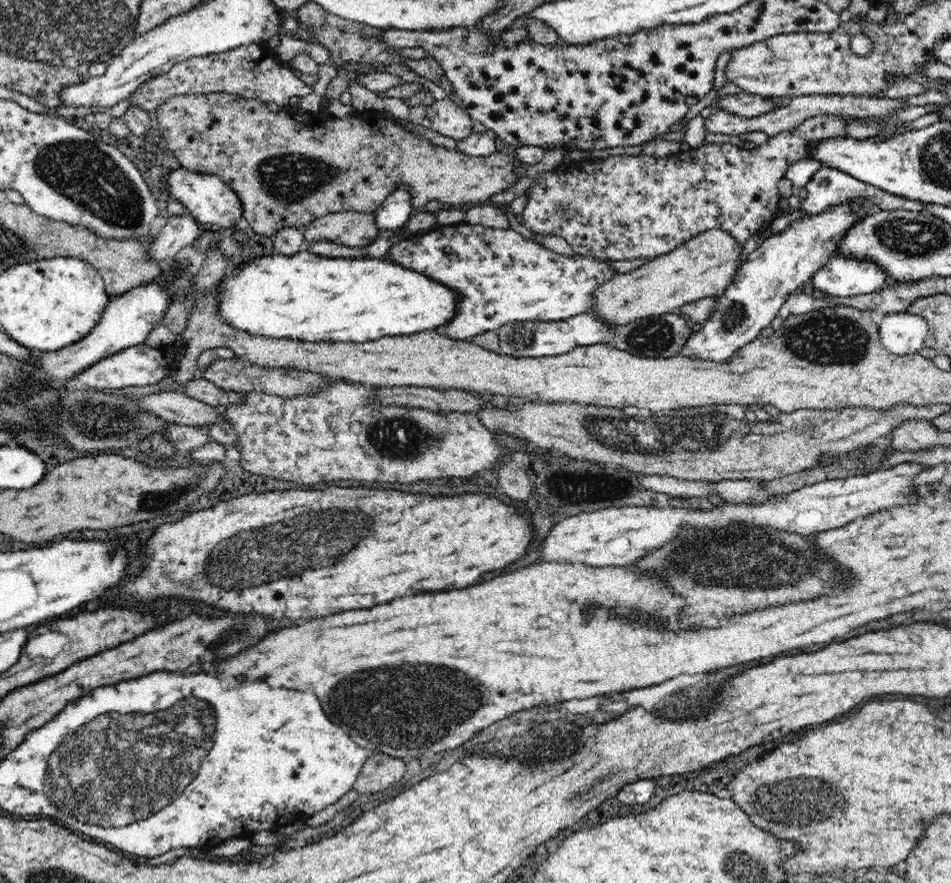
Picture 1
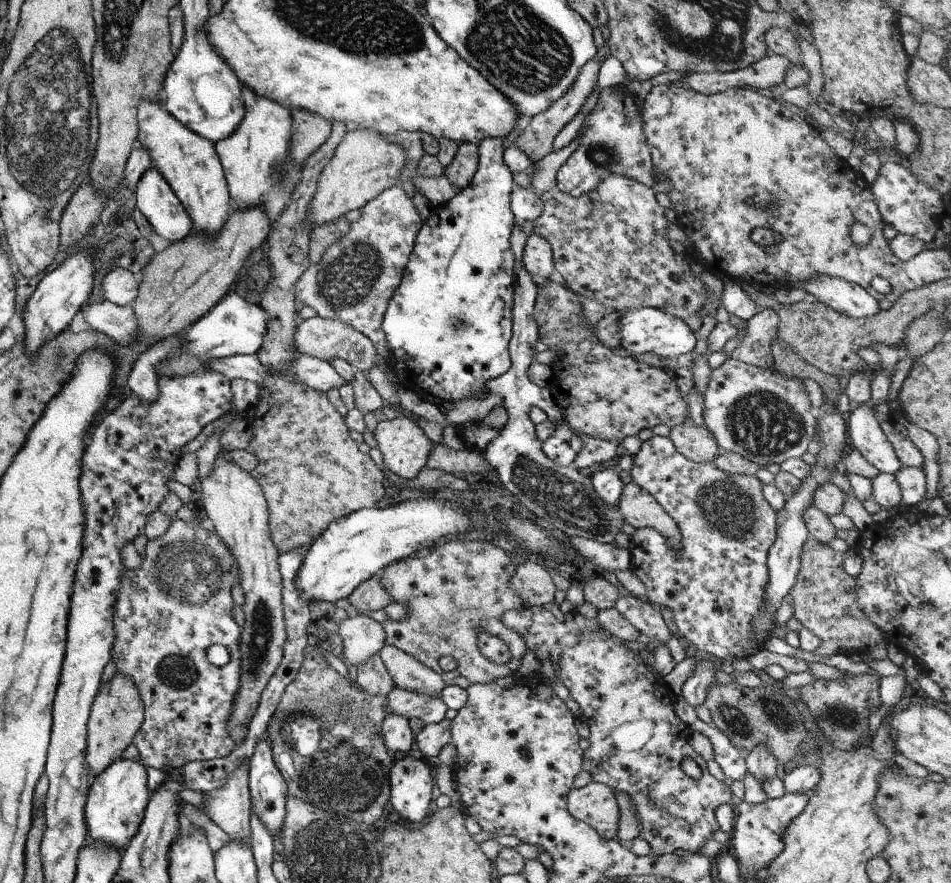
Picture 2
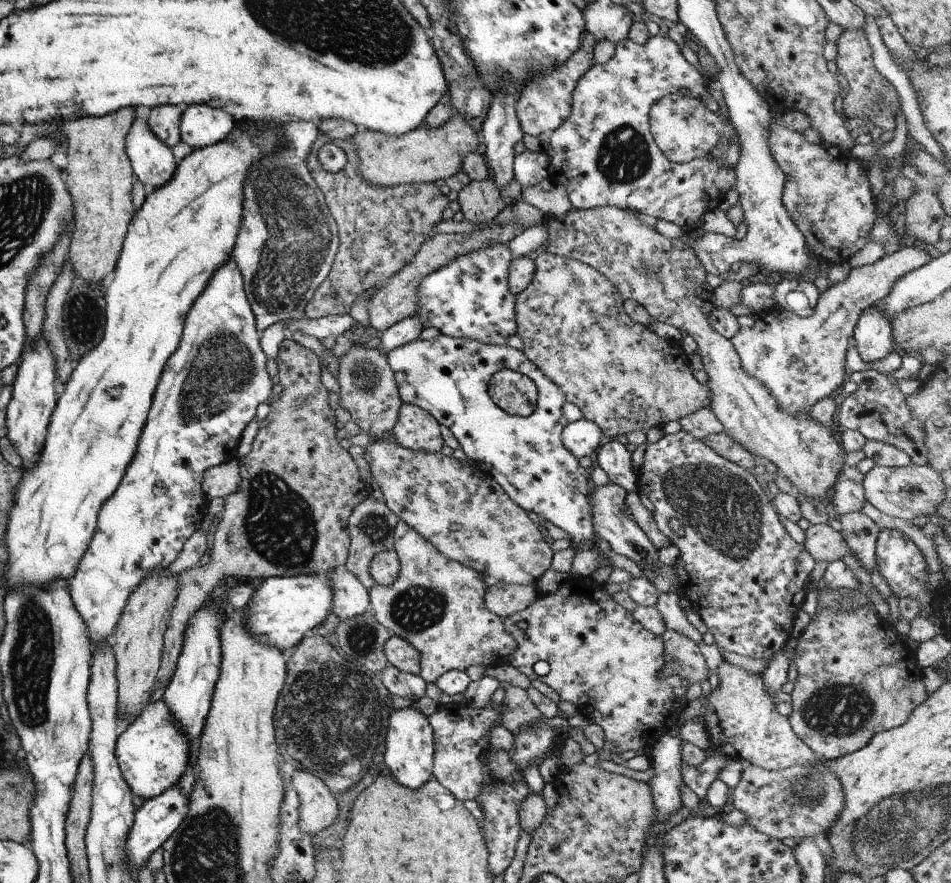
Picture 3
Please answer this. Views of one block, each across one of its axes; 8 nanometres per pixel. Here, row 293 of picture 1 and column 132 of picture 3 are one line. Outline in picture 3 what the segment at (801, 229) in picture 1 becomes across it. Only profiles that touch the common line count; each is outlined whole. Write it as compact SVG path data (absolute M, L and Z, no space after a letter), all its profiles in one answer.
M156 695L116 738L114 755L130 794L146 801L179 782L190 759L189 742L183 736L184 732L179 730L165 702Z

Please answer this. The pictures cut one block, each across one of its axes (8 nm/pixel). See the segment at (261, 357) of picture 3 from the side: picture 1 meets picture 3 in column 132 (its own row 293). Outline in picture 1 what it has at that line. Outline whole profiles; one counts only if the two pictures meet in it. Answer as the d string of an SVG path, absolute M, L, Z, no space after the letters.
M466 222L457 225L438 225L438 228L434 228L432 232L428 234L415 234L410 235L408 238L404 238L398 241L390 250L390 252L384 257L385 262L392 262L393 264L398 264L407 270L418 271L418 273L432 279L432 281L450 289L454 289L458 293L458 302L454 304L454 316L444 322L445 330L442 335L454 339L457 341L468 341L473 336L482 334L488 331L495 331L497 328L508 324L508 322L520 322L520 321L540 321L540 322L550 322L550 321L561 321L570 318L571 316L576 316L577 314L582 314L592 306L592 290L596 286L604 284L606 280L610 280L615 274L612 272L612 268L606 264L606 262L597 262L594 258L582 257L582 255L575 255L573 258L566 258L551 249L542 247L538 245L536 241L526 240L519 233L514 232L512 229L495 229L488 228L480 225L470 225Z

